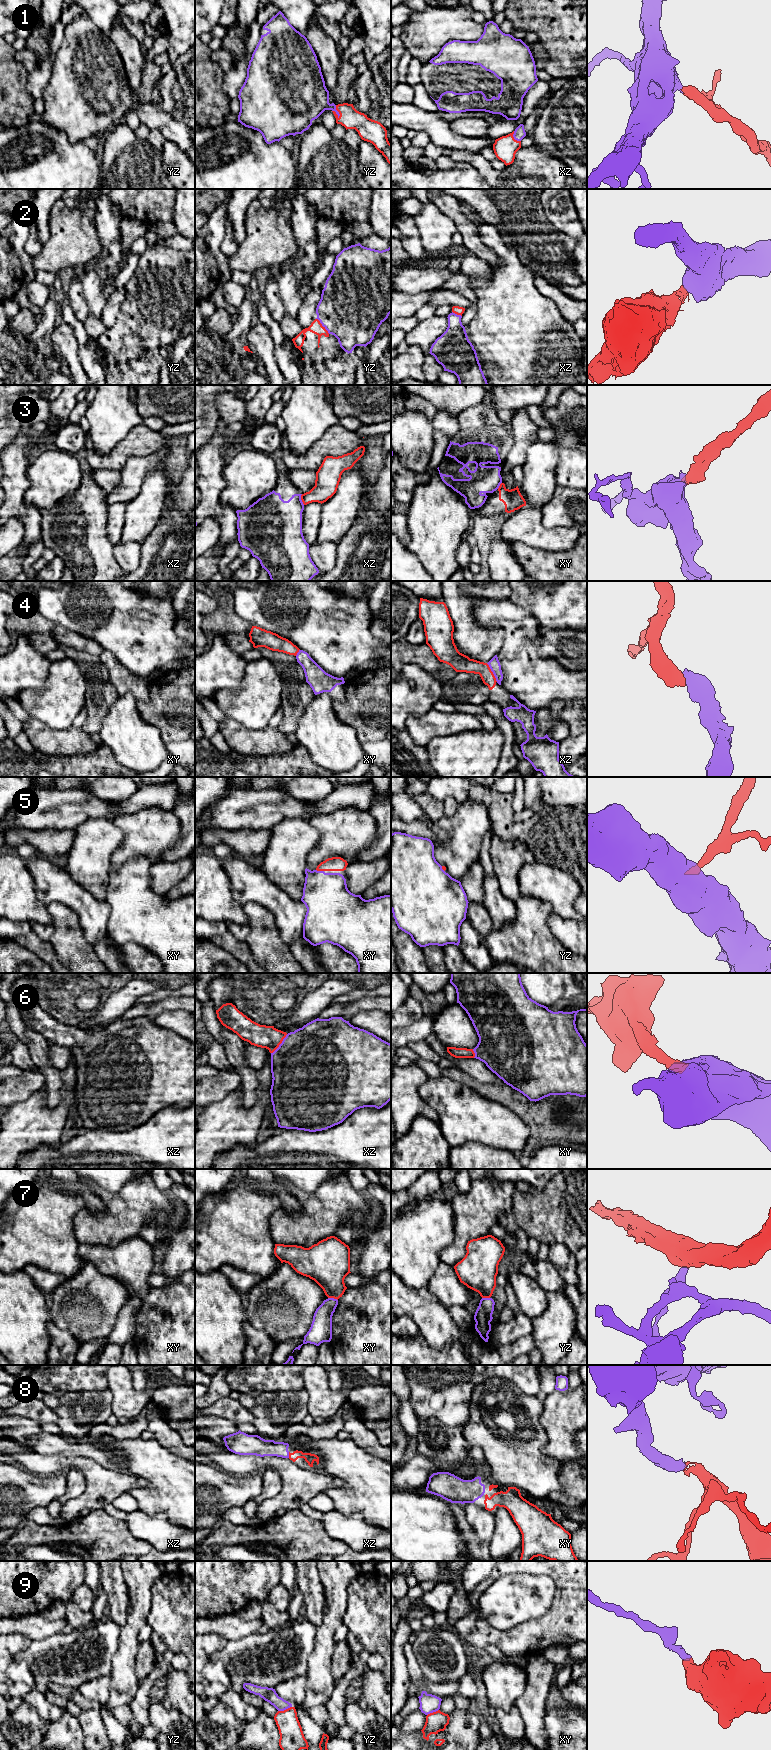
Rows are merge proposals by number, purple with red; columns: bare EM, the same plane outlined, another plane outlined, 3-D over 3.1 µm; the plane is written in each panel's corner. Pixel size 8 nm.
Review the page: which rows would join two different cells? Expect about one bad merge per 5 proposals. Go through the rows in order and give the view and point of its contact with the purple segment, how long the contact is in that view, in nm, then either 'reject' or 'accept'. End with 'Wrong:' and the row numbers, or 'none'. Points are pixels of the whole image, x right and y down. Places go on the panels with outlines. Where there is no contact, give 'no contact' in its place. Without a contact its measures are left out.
1: meets purple in yz at (338, 112); contact 110 nm long; accept
2: meets purple in yz at (322, 325); contact 170 nm long; accept
3: meets purple in xz at (300, 499); contact 90 nm long; reject
4: meets purple in xz at (492, 671); contact 180 nm long; reject
5: meets purple in xy at (320, 871); contact 70 nm long; accept
6: meets purple in xz at (280, 1044); contact 200 nm long; accept
7: meets purple in xy at (333, 1298); contact 80 nm long; reject
8: meets purple in xz at (288, 1455); contact 50 nm long; accept
9: meets purple in yz at (284, 1709); contact 120 nm long; reject
Wrong: 3, 4, 7, 9

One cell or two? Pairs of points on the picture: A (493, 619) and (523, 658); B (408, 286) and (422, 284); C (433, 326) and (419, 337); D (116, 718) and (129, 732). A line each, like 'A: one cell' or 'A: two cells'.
A: one cell
B: one cell
C: one cell
D: one cell

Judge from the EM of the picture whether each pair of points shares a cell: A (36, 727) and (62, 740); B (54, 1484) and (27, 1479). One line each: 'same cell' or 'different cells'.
A: same cell
B: same cell

